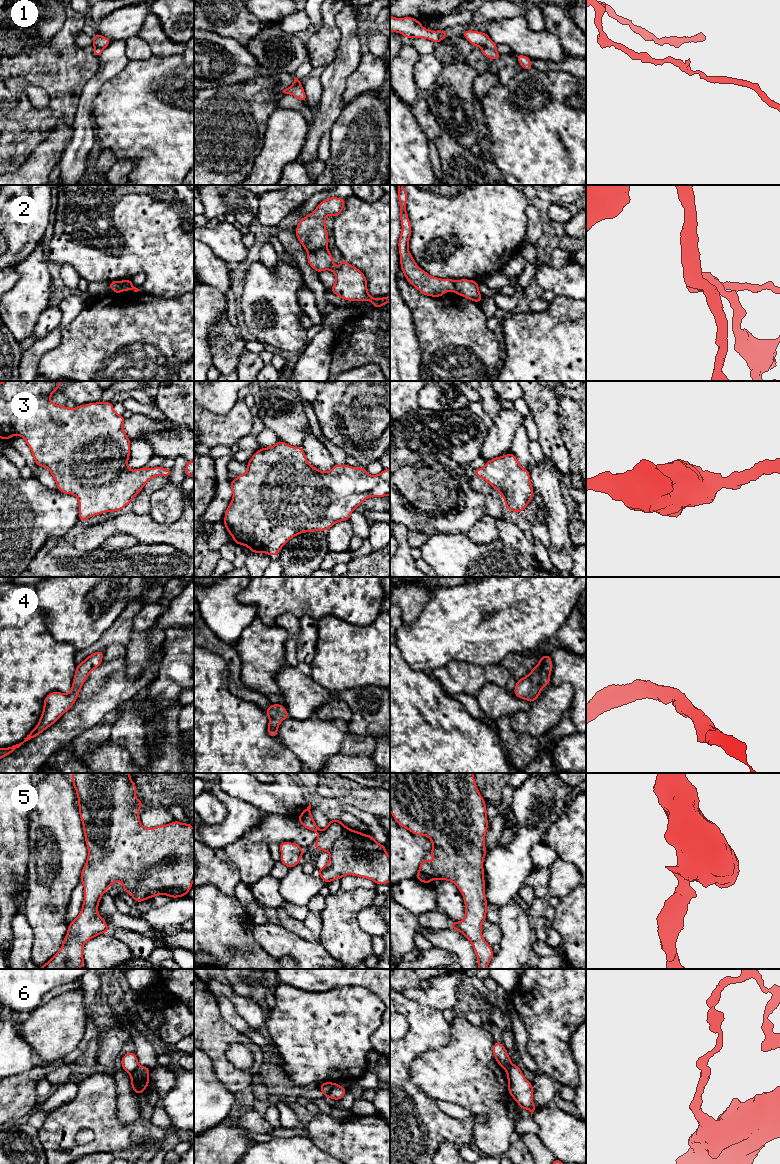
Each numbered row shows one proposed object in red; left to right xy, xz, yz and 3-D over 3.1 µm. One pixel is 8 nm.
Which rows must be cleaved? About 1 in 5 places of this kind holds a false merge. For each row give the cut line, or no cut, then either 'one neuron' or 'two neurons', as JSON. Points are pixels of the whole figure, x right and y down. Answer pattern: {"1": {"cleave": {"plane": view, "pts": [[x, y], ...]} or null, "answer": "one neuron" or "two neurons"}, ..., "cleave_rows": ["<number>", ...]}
{"1": {"cleave": {"plane": "yz", "pts": [[483, 46], [495, 51]]}, "answer": "two neurons"}, "2": {"cleave": {"plane": "xz", "pts": [[326, 247], [308, 252]]}, "answer": "two neurons"}, "3": {"cleave": null, "answer": "one neuron"}, "4": {"cleave": null, "answer": "one neuron"}, "5": {"cleave": null, "answer": "one neuron"}, "6": {"cleave": {"plane": "xz", "pts": [[336, 1084], [325, 1096]]}, "answer": "two neurons"}, "cleave_rows": ["1", "2", "6"]}

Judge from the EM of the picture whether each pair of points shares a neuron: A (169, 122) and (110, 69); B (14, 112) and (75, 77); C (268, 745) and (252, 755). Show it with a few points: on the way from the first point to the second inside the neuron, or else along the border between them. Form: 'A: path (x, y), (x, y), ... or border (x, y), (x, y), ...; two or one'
A: border (129, 60), (99, 89); two
B: path (31, 114), (46, 114), (64, 94); one
C: path (264, 749), (256, 755); one

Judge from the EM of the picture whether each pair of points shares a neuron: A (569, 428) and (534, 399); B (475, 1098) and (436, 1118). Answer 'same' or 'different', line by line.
A: different
B: different

